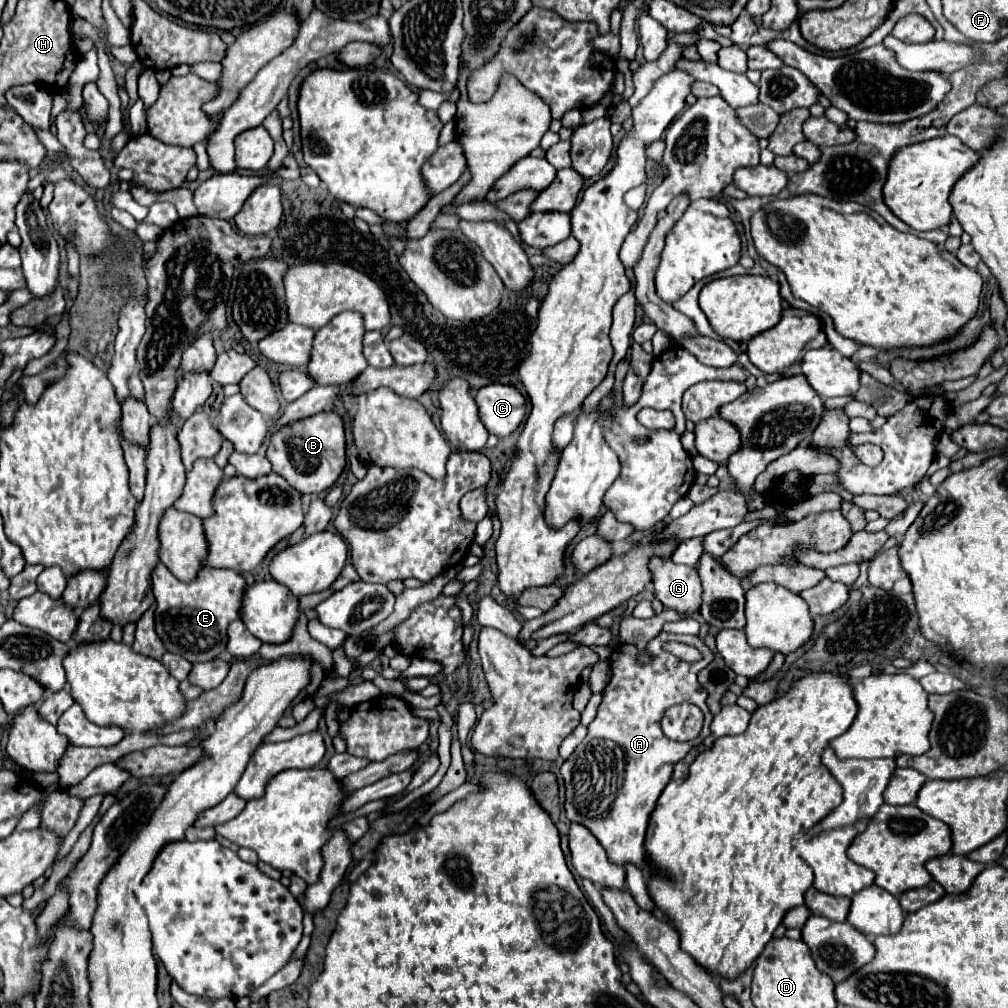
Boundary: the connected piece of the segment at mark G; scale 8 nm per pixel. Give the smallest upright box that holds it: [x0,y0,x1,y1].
[649,557,703,619]

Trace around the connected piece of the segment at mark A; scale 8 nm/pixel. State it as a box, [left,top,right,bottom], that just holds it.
[561,631,713,877]

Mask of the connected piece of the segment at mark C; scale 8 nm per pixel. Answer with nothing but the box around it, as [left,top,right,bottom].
[475,383,525,437]

